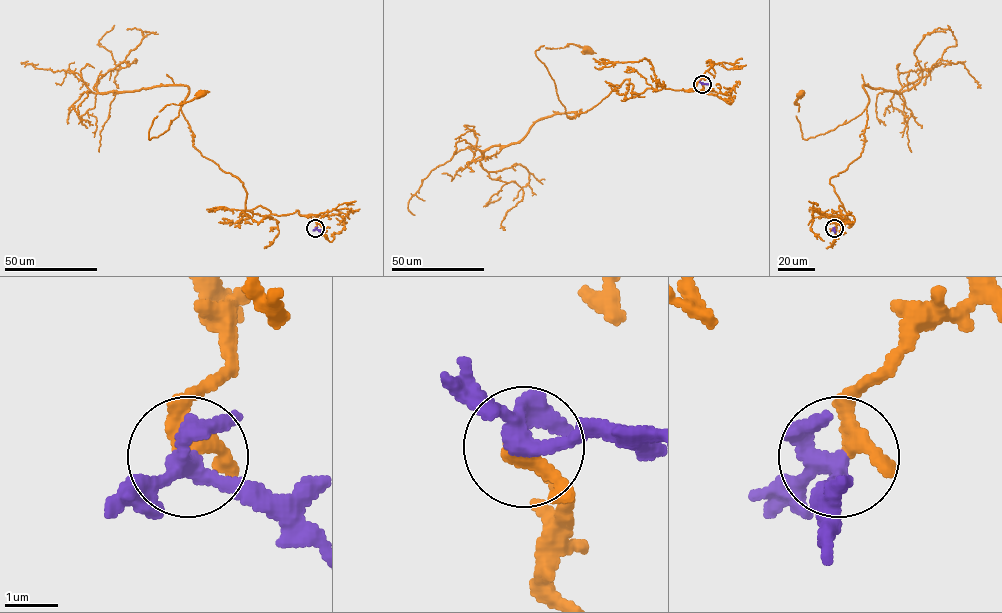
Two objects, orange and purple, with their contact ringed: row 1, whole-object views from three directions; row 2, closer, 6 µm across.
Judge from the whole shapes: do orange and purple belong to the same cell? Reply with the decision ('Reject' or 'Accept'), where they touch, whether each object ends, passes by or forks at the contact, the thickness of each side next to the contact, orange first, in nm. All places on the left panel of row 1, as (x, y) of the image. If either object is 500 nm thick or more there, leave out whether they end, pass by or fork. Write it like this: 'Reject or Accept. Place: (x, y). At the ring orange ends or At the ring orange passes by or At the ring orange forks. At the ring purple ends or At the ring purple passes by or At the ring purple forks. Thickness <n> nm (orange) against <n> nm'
Accept. Place: (315, 228). At the ring orange passes by. At the ring purple forks. Thickness 280 nm (orange) against 280 nm

